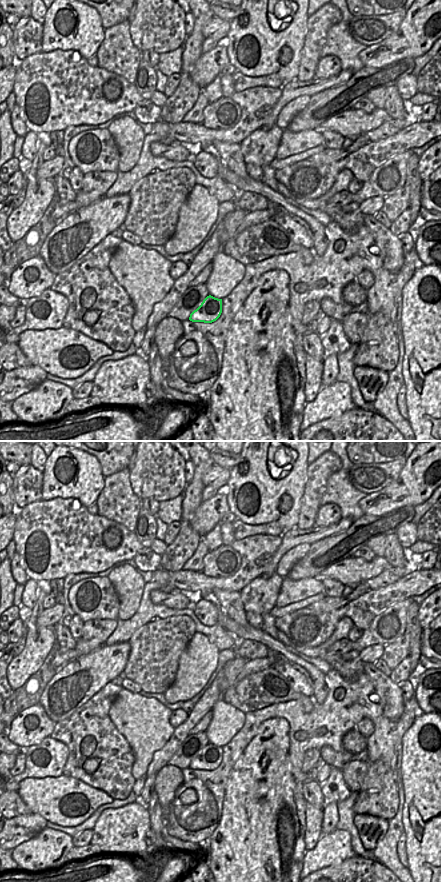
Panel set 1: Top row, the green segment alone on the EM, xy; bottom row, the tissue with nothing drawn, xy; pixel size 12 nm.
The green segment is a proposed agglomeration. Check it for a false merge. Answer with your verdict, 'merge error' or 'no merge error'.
no merge error

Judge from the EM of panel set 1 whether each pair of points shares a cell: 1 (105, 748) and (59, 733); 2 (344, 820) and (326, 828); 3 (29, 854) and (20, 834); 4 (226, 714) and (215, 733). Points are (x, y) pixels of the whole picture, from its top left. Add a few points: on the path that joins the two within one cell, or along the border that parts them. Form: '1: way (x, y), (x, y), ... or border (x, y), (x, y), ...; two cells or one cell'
1: way (94, 740), (87, 733), (70, 733); one cell
2: border (337, 802), (338, 822), (335, 828); two cells
3: border (44, 829), (21, 842), (12, 850); two cells
4: way (225, 719), (225, 723), (220, 728); one cell

